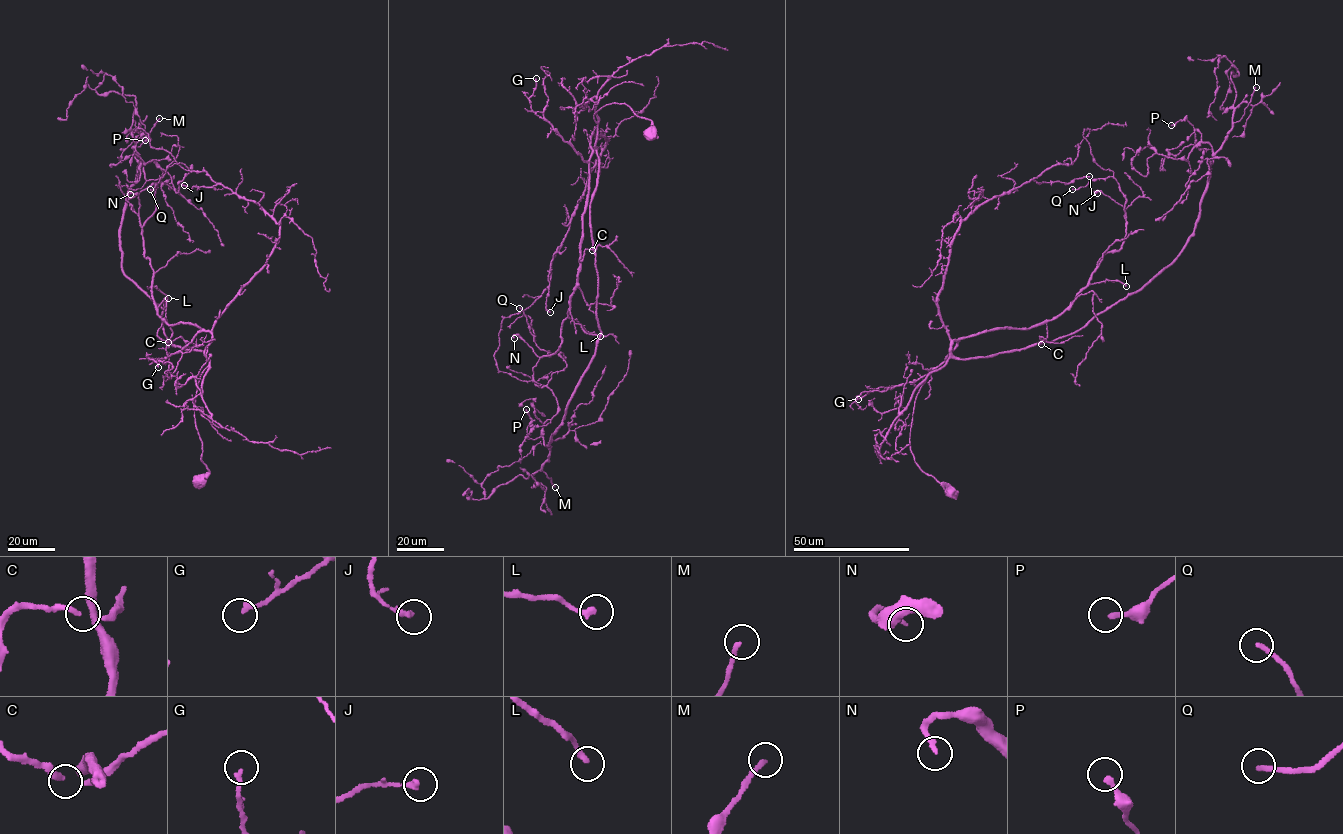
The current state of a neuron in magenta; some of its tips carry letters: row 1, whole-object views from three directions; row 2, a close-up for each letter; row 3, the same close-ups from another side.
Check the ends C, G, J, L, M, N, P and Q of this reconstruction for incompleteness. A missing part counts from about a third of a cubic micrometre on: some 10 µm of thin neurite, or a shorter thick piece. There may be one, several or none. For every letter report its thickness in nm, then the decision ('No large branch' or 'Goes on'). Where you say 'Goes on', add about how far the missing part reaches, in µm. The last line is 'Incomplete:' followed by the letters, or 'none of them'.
C: Thickness 170 nm. No large branch
G: Thickness 200 nm. No large branch
J: Thickness 240 nm. No large branch
L: Thickness 240 nm. Goes on. Missing length about 35 µm
M: Thickness 190 nm. No large branch
N: Thickness 200 nm. No large branch
P: Thickness 240 nm. No large branch
Q: Thickness 200 nm. No large branch
Incomplete: L

